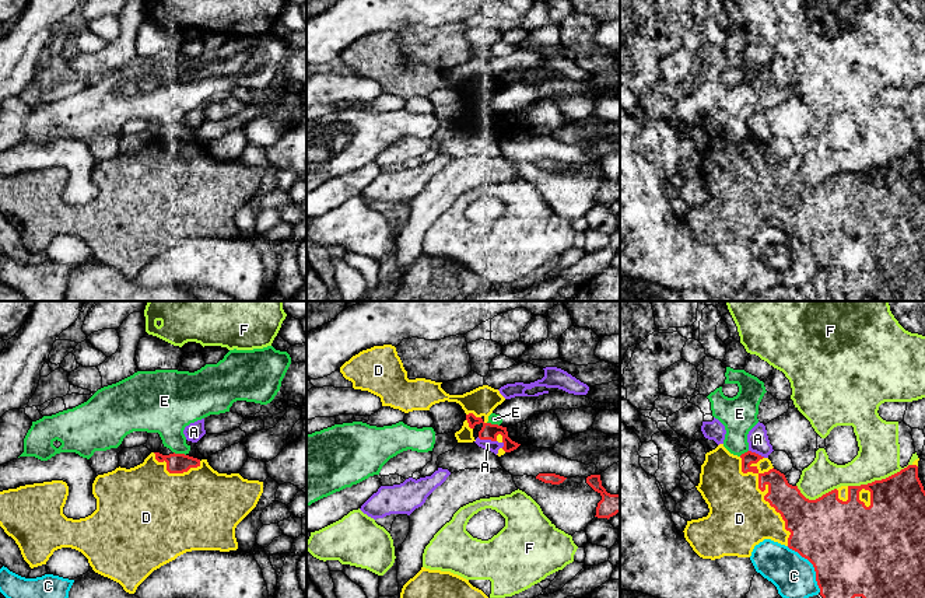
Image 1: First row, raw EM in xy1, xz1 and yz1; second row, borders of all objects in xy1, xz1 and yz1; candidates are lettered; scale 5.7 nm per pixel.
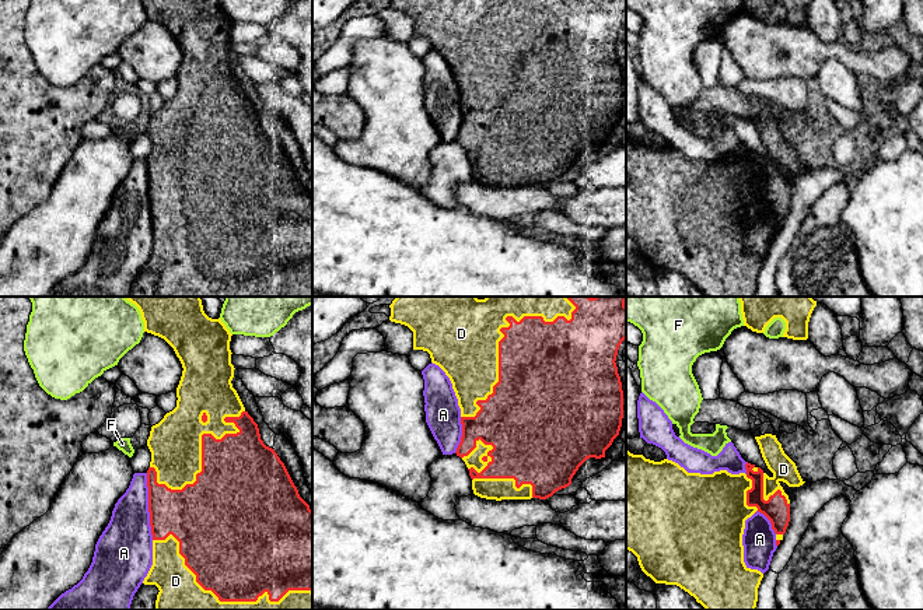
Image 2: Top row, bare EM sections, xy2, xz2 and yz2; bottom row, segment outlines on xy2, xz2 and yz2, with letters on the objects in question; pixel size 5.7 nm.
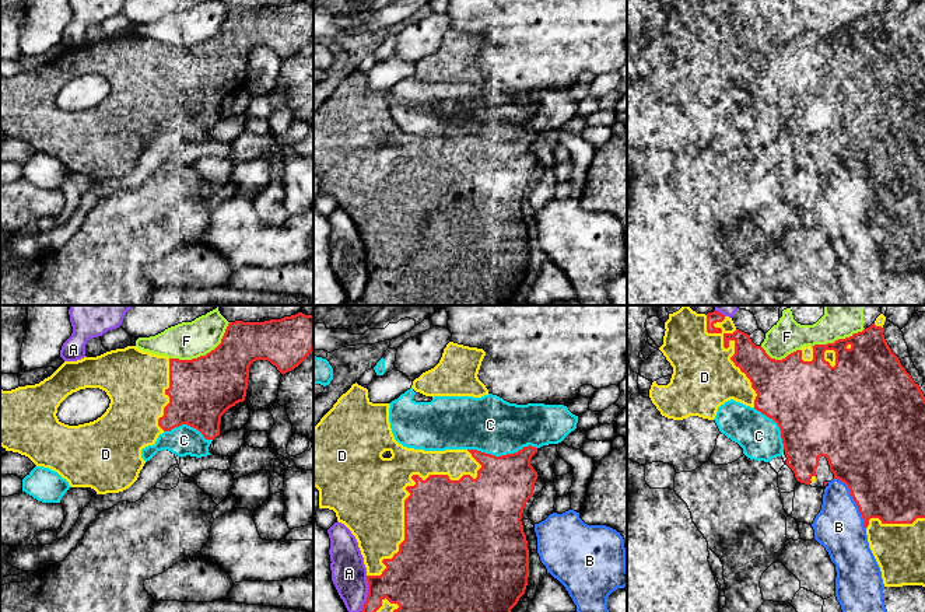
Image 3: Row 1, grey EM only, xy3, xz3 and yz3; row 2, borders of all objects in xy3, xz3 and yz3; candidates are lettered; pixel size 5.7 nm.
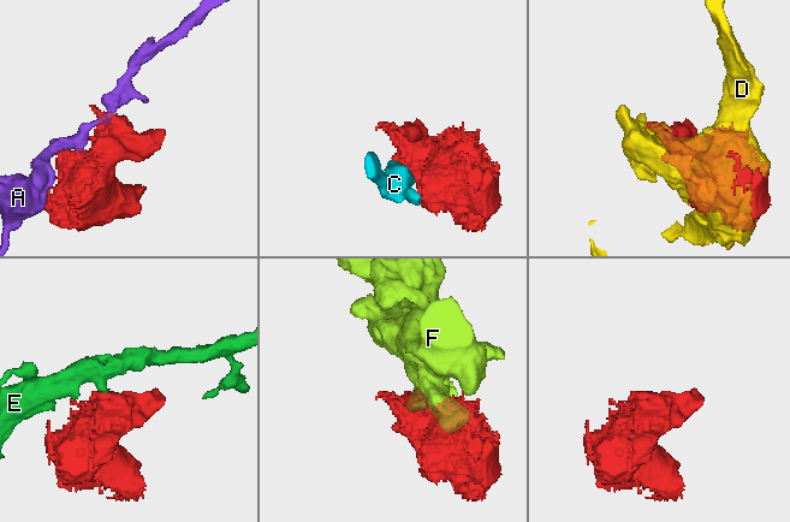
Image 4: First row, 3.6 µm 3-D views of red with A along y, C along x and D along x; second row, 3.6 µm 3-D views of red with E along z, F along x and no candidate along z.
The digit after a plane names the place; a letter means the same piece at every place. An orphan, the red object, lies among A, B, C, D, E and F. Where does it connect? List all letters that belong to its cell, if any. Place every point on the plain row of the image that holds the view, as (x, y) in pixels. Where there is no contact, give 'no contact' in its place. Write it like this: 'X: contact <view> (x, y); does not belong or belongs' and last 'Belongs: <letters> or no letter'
A: contact xy2 (149, 193); does not belong
B: contact yz3 (854, 186); does not belong
C: contact xz3 (501, 142); does not belong
D: contact xz3 (406, 174); belongs
E: contact xy1 (179, 140); does not belong
F: contact xy3 (206, 41); does not belong
Belongs: D

